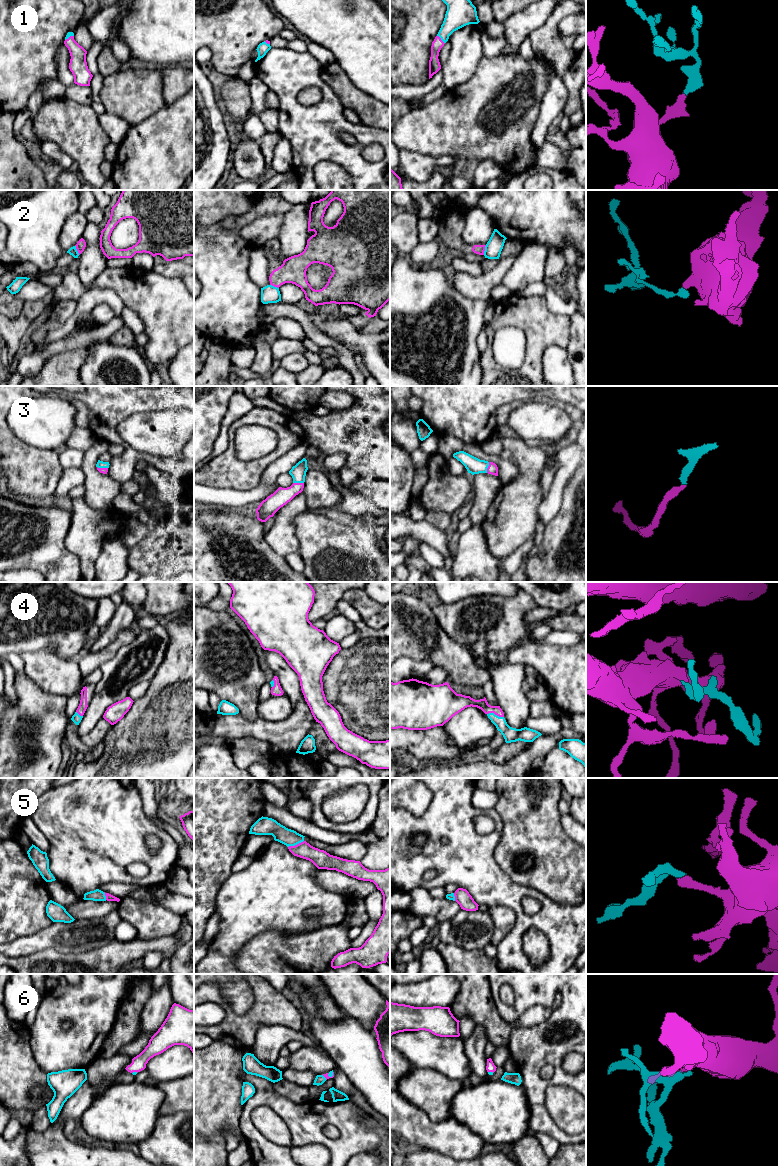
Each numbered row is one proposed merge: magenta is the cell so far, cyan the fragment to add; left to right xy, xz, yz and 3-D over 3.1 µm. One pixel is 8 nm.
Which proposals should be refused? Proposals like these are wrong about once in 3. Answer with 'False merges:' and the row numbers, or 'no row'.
False merges: 2

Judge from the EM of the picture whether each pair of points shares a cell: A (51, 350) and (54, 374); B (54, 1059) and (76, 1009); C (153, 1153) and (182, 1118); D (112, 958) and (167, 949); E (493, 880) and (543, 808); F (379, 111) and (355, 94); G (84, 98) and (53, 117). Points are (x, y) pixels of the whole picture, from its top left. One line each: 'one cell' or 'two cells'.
A: two cells
B: one cell
C: one cell
D: one cell
E: two cells
F: one cell
G: two cells

